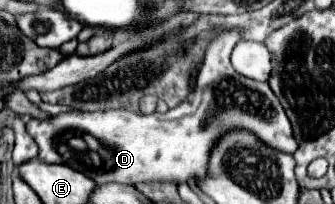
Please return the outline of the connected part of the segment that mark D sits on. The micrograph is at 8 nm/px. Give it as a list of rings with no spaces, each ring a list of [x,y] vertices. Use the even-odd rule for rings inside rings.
[[[236,30],[216,36],[200,66],[194,88],[176,108],[164,114],[134,114],[124,109],[106,112],[68,112],[50,120],[28,120],[26,132],[36,140],[40,158],[48,164],[66,164],[90,176],[98,186],[108,182],[172,182],[182,184],[202,180],[208,170],[212,148],[230,130],[252,130],[258,140],[274,150],[294,154],[298,144],[292,136],[290,120],[270,90],[268,82],[256,82],[238,74],[230,62],[232,48],[238,44]]]

